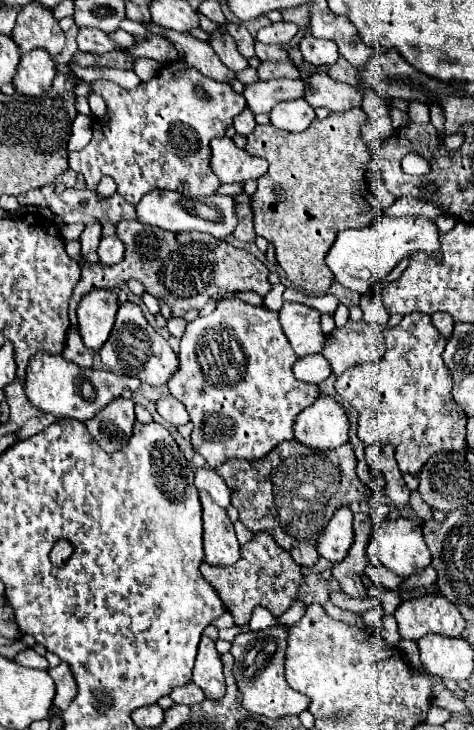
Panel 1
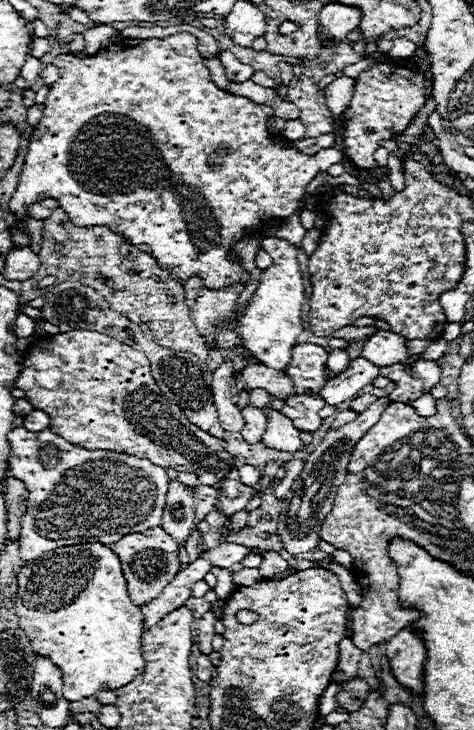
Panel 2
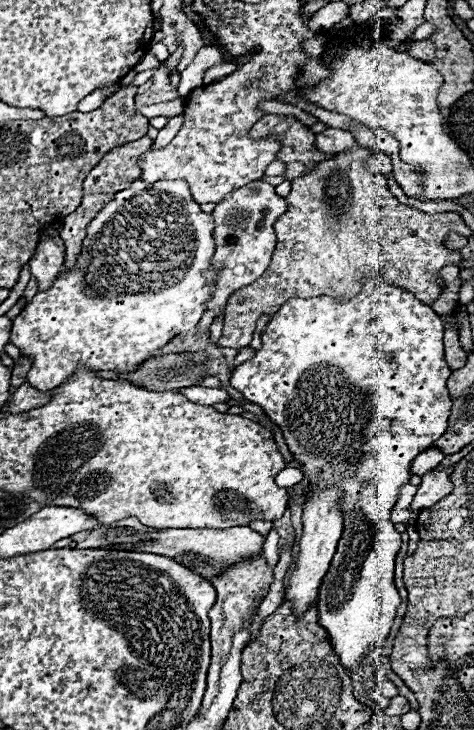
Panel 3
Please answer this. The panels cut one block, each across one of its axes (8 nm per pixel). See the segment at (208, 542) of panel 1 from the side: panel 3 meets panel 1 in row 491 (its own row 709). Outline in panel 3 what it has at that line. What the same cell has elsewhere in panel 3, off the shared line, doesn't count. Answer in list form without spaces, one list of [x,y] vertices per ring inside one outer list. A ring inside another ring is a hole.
[[[258,556],[256,560],[246,560],[244,564],[236,564],[236,568],[230,568],[228,572],[224,572],[224,576],[218,576],[212,584],[216,588],[216,604],[214,608],[208,612],[212,624],[210,624],[210,638],[212,638],[212,660],[210,660],[210,668],[208,668],[208,688],[202,700],[202,712],[208,708],[208,704],[214,700],[214,696],[218,694],[218,676],[220,676],[220,668],[228,658],[230,646],[232,646],[232,638],[234,634],[240,630],[242,622],[250,616],[252,612],[252,604],[256,598],[264,598],[268,594],[268,586],[272,582],[272,570],[266,566],[266,558]]]

